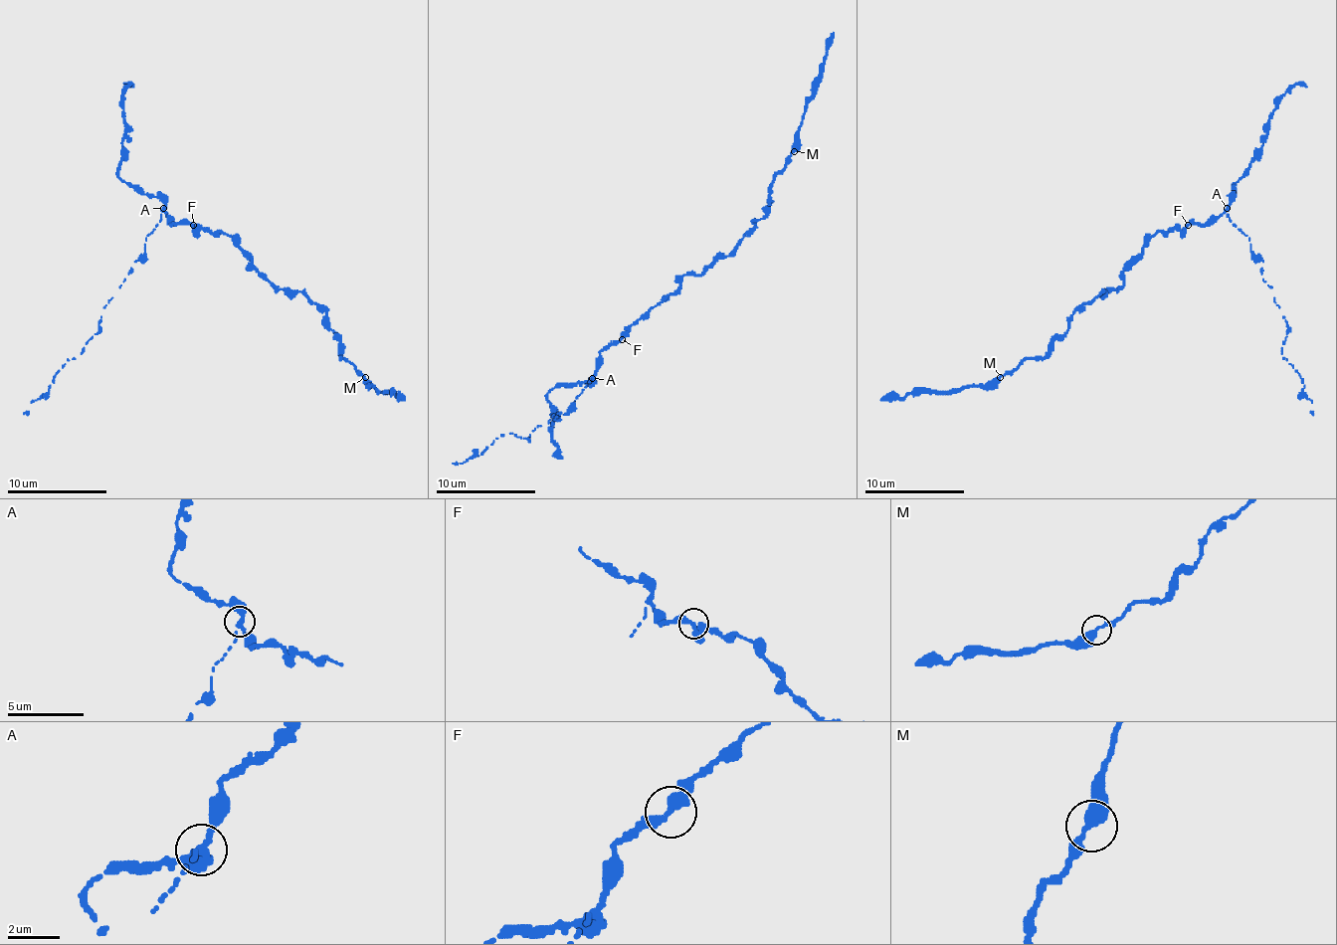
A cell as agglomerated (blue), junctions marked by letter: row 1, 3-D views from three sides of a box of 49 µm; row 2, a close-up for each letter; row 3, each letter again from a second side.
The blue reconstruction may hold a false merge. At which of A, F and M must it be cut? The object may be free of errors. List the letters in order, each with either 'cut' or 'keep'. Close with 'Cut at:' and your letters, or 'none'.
A: cut
F: keep
M: keep
Cut at: A

